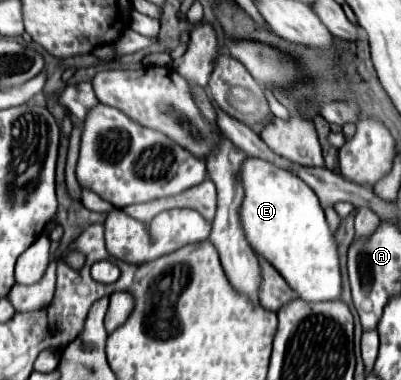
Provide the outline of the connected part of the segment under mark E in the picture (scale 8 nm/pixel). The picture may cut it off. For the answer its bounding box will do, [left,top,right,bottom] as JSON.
[241,159,341,301]

